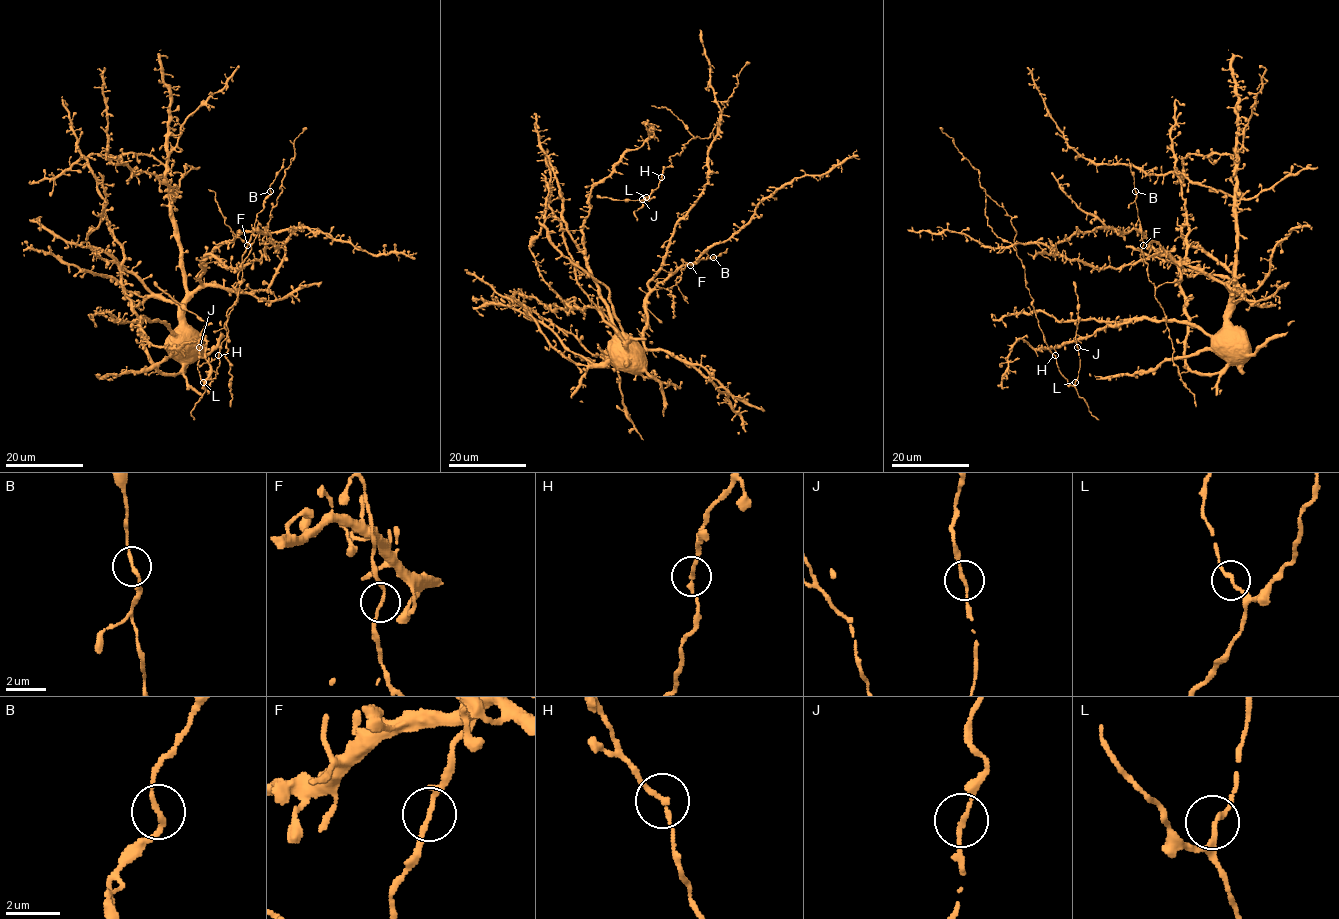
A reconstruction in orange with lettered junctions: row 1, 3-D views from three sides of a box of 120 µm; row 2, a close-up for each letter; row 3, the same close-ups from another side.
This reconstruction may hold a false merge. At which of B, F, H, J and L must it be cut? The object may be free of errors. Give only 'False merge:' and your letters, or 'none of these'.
False merge: none of these

